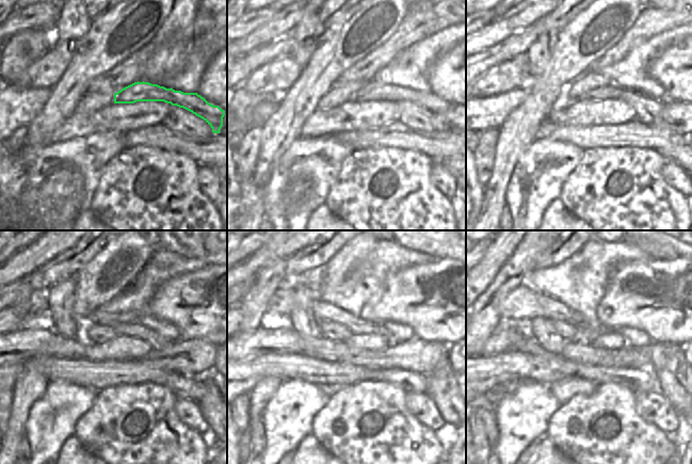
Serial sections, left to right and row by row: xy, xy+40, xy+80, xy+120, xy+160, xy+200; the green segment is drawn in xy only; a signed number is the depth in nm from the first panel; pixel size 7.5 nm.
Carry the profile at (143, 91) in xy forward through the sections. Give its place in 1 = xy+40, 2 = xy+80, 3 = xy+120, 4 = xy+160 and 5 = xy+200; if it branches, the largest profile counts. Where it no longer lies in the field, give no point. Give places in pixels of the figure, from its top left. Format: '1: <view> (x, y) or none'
1: xy+40 (372, 91)
2: xy+80 (611, 91)
3: xy+120 (97, 333)
4: xy+160 (336, 332)
5: xy+200 (567, 331)

